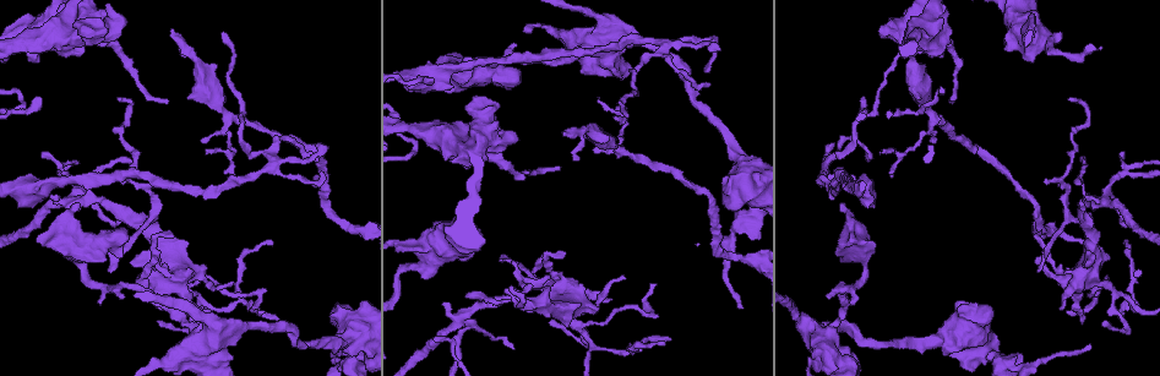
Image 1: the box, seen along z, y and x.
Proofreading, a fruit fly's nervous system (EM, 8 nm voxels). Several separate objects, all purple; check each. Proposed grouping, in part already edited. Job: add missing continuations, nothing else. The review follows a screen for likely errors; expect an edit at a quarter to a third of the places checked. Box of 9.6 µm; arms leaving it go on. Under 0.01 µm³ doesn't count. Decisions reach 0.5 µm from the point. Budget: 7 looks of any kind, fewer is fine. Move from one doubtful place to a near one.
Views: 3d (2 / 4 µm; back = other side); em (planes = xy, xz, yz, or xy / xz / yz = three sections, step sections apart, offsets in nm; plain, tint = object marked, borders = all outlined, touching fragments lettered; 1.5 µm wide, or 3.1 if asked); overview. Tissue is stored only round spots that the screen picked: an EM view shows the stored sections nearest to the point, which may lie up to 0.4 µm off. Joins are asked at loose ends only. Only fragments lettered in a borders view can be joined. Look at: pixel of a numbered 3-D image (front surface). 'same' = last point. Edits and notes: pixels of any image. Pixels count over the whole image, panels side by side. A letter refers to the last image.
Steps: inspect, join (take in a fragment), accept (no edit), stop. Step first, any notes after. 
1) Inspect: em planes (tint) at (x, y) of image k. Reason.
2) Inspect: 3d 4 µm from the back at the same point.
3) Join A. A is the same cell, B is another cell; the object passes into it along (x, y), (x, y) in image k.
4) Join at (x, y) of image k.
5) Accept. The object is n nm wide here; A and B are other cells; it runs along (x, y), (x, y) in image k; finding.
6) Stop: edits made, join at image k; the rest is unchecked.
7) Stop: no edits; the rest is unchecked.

Inspect: 3d 4 µm at (890, 176) of image 1. Tapers out.

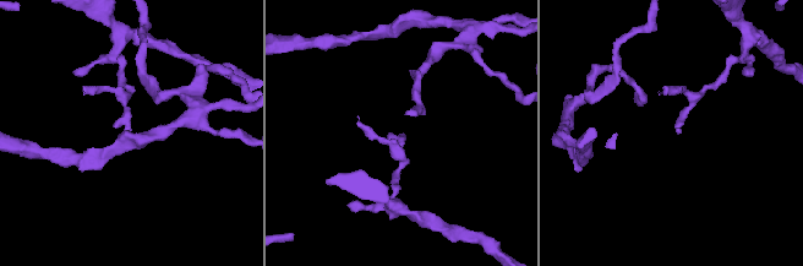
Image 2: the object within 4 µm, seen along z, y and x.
Inspect: em planes (borders) at (679, 133) of image 2. Need the tissue.

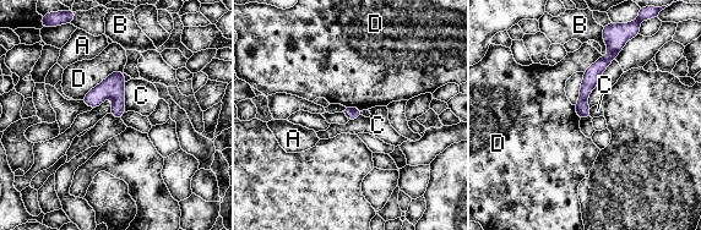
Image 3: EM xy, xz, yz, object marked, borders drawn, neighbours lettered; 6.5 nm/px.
Accept. A, B, C and D are other cells; it runs along (612, 48), (591, 76), (582, 115) in image 3; no lettered fragment goes on from it.

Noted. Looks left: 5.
Inspect: 3d 2 µm at (183, 57) of image 1. Branch stops here.

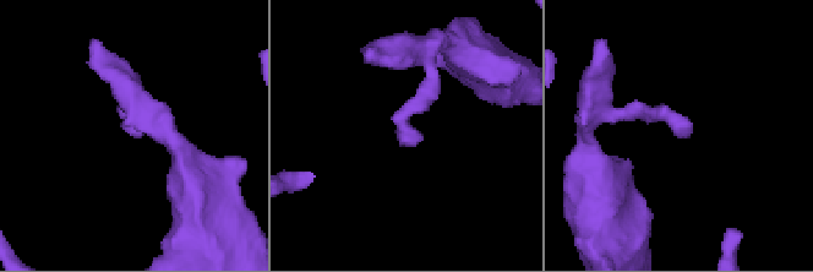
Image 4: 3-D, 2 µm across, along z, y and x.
Inspect: em planes (borders) at (413, 144) of image 4. Shape alone is not enough.

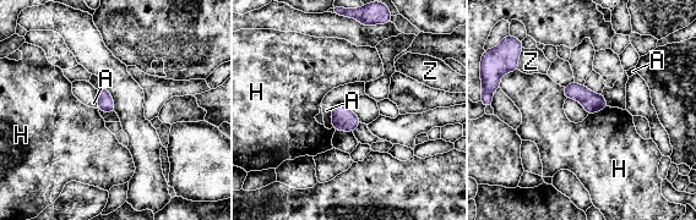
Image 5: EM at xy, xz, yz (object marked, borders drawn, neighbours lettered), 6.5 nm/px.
Accept. The longest contact is with H, 150 nm; A, H and Z are other cells; a border runs along (608, 105), (588, 115) in image 5; none of them fits.

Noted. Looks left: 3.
Inspect: 3d 4 µm at (118, 97) of image 1. Thin end.

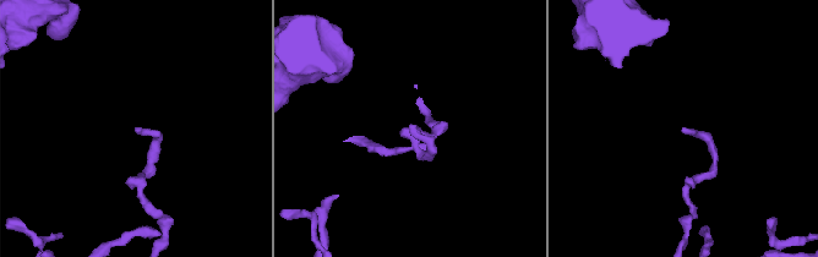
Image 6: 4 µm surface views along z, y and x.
Inspect: em planes (plain) at (411, 124) of image 6.

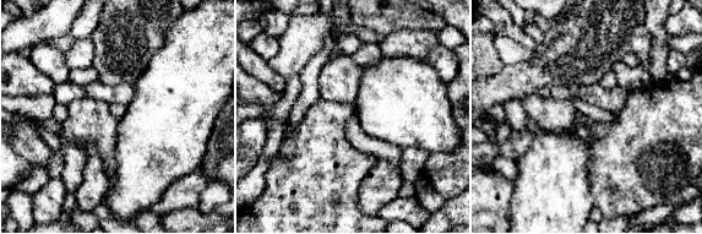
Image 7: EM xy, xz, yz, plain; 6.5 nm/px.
Inspect: em planes (borders) at the same point.

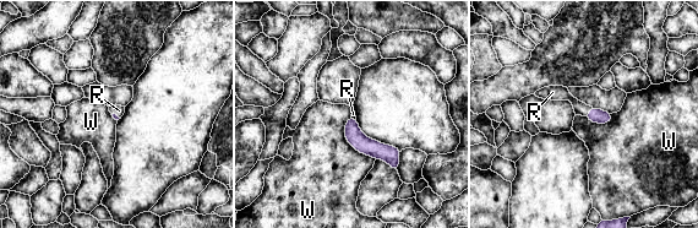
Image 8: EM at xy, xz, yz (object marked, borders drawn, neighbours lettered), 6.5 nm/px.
Join R. R is the same cell, W is another cell; the object passes into it along (595, 115), (589, 112), (557, 92) in image 8; the neuron continues.

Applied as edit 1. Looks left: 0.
Stop: edits made, join at image 8; the rest is unchecked.

